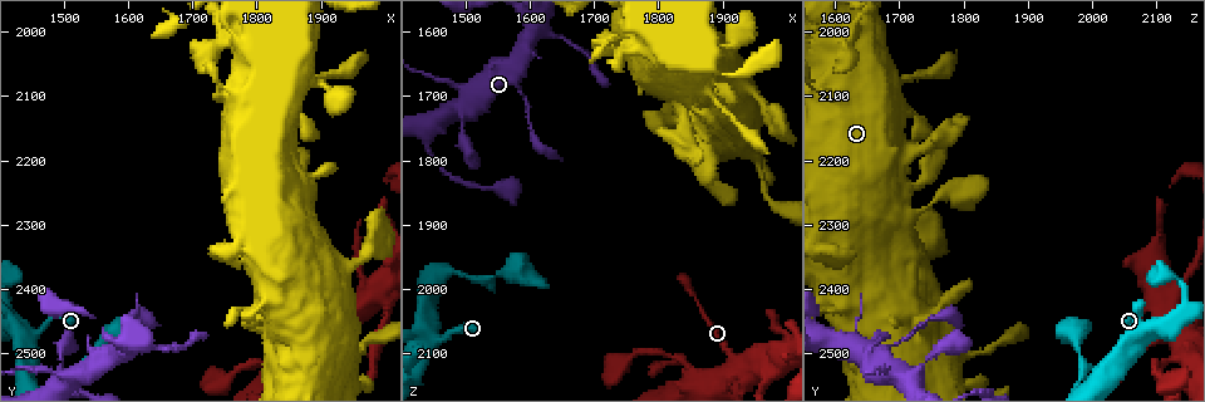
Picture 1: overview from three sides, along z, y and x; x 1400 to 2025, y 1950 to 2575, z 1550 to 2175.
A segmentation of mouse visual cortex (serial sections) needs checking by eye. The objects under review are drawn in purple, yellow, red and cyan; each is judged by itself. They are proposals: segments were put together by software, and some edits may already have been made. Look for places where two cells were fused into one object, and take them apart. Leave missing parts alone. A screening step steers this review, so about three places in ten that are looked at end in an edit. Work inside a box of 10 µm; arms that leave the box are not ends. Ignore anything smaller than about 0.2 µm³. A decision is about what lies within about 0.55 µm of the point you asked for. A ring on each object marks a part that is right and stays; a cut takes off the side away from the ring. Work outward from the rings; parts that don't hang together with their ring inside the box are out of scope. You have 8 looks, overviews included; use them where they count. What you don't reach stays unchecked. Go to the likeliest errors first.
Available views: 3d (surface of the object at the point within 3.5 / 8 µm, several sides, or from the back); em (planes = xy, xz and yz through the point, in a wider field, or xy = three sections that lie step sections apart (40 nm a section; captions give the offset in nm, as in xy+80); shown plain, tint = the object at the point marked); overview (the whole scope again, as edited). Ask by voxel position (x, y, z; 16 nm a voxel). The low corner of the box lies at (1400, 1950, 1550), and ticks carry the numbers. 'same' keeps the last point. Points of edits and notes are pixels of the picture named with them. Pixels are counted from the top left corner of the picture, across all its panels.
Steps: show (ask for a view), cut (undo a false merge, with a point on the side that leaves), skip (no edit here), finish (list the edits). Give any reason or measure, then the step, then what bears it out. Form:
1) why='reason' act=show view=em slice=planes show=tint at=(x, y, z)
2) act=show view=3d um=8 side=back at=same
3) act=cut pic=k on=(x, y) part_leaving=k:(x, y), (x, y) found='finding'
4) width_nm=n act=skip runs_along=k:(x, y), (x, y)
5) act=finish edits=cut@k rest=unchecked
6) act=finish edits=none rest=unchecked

why='thick turns thin' act=show view=3d um=3.5 at=(1475, 2530, 1680)

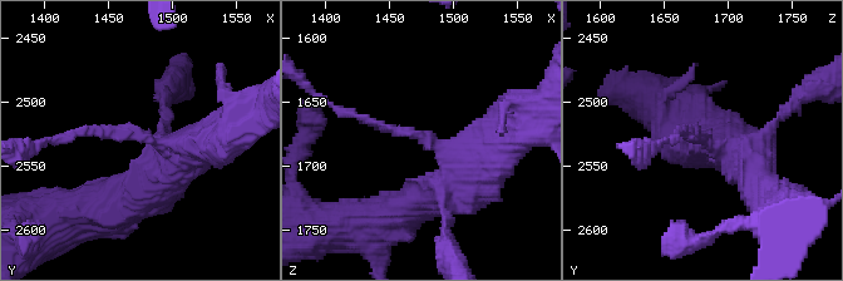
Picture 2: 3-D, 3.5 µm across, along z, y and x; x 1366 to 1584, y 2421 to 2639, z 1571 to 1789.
arm_widths_nm=100,500 why='now the EM' act=show view=em slice=xy step=2 show=tint at=(1478, 2528, 1678)

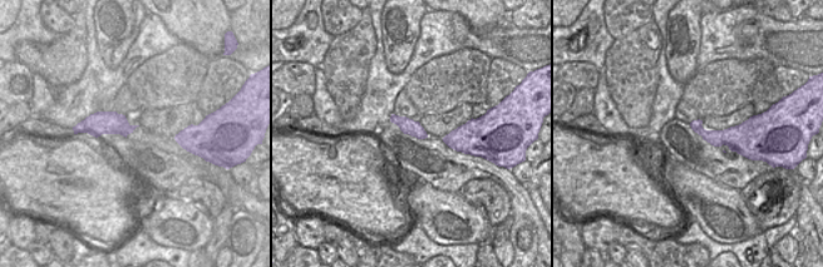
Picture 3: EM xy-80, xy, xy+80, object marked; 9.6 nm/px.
act=skip runs_along=2:(496, 151), (473, 171), (423, 136), (350, 113) found='continuous, no second cell'

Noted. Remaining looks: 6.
why='thick turns thin' act=show view=3d um=8 at=(1970, 2400, 2135)

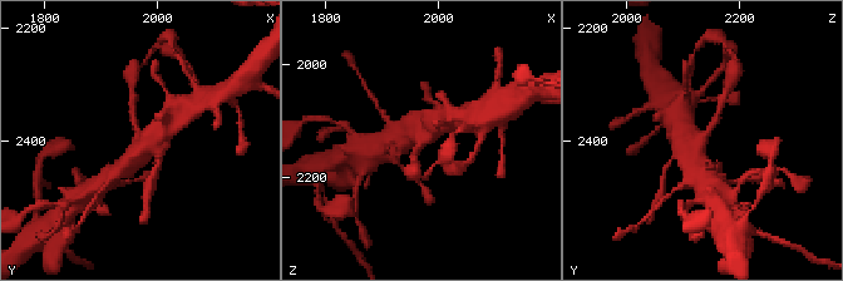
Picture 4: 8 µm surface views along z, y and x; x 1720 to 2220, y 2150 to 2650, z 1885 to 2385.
why='now the EM' act=show view=em slice=xy step=2 show=tint at=same

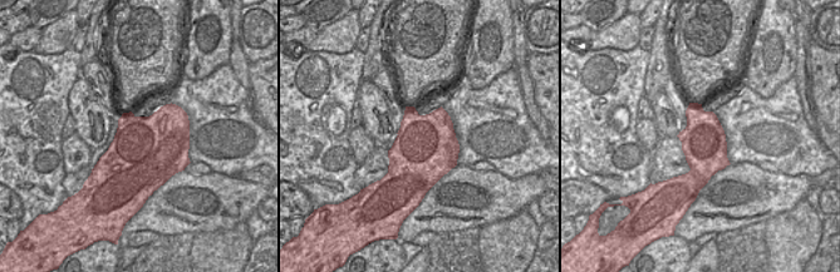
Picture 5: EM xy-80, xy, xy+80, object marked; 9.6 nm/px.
act=skip runs_along=4:(124, 168), (168, 124), (166, 117) found='continuous, no second cell'

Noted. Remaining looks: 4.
why='small branch off a trunk' act=show view=3d um=8 at=(1855, 2510, 2130)

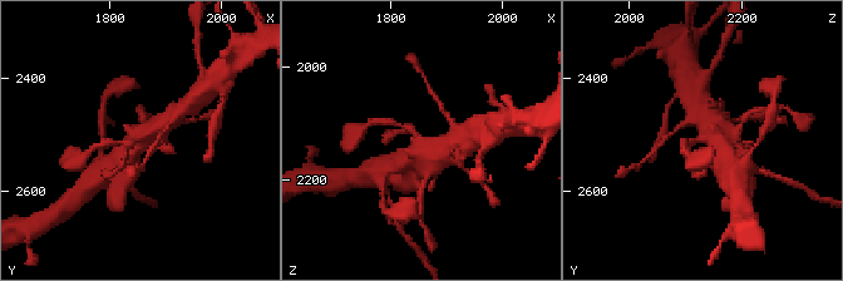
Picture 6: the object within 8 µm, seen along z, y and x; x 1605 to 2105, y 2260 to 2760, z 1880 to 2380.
act=show view=em slice=xy step=3 show=tint at=same

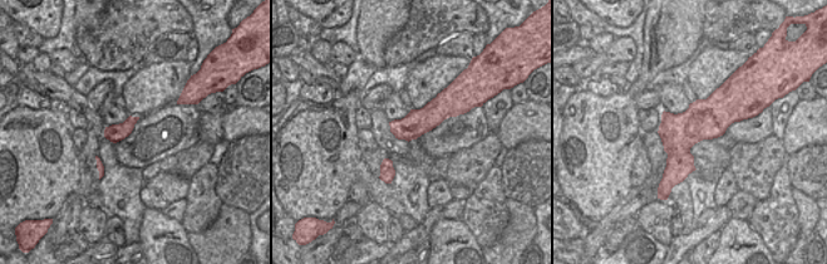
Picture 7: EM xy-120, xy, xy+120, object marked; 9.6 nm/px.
act=skip runs_along=6:(168, 118), (143, 137), (123, 143) found='all the same cell'

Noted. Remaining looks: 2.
act=finish edits=none rest=unchecked

